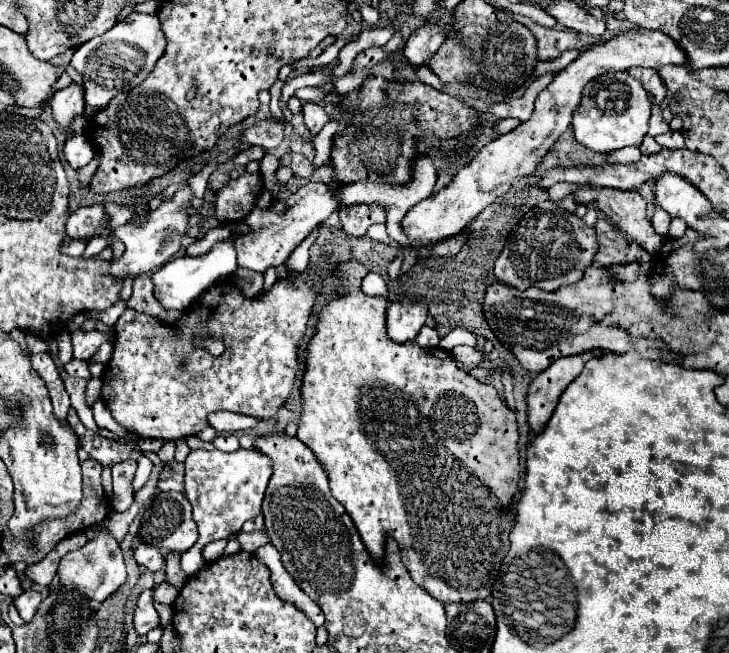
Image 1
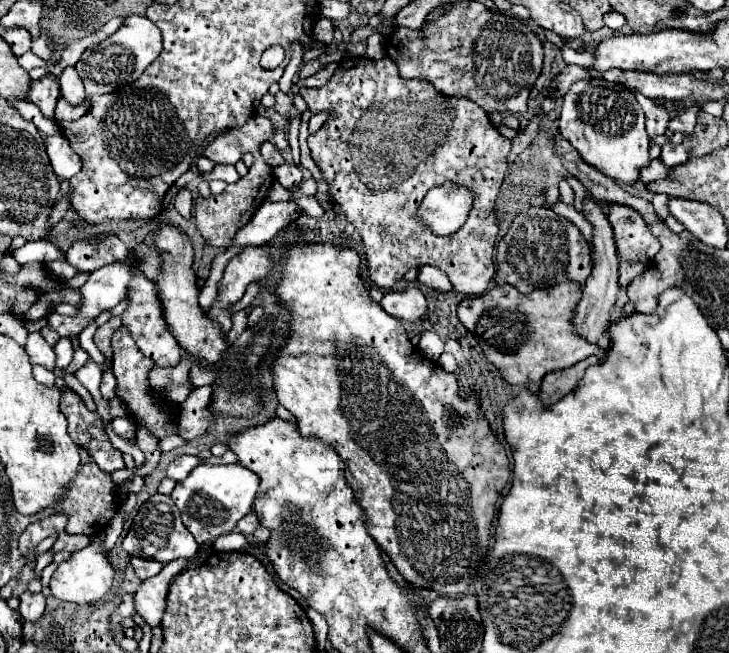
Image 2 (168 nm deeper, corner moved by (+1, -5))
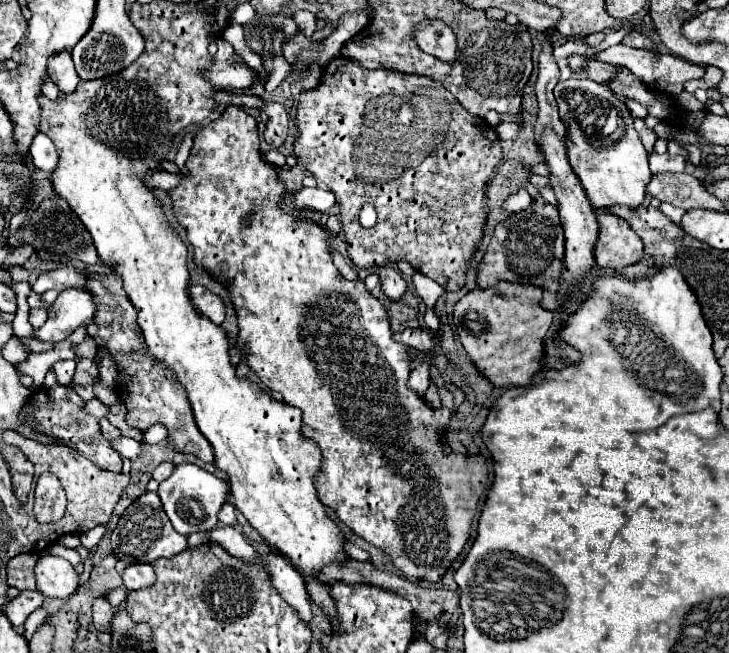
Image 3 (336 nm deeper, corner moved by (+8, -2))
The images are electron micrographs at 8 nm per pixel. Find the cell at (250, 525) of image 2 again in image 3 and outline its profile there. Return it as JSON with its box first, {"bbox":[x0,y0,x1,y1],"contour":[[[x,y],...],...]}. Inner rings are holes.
{"bbox":[219,502,237,526],"contour":[[[225,502],[223,510],[219,512],[219,522],[227,524],[227,526],[235,526],[237,524],[237,508],[231,504],[231,502]]]}

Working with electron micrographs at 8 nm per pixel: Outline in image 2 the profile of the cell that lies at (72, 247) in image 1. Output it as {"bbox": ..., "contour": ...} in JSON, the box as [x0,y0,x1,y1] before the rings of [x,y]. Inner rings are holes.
{"bbox":[6,241,66,265],"contour":[[[28,241],[20,249],[6,249],[6,253],[10,253],[20,265],[26,265],[26,263],[50,263],[50,261],[56,261],[56,259],[60,259],[60,261],[66,259],[62,255],[62,251],[50,241]]]}

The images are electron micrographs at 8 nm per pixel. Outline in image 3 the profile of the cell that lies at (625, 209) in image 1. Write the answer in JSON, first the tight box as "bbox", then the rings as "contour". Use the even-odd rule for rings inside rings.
{"bbox":[595,212,645,270],"contour":[[[599,212],[599,240],[595,246],[595,260],[601,268],[621,270],[637,264],[645,256],[645,246],[635,230],[609,212]]]}

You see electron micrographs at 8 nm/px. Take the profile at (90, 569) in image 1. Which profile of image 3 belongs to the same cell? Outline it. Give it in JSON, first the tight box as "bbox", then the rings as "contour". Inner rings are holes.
{"bbox":[35,556,79,598],"contour":[[[41,556],[35,564],[37,590],[47,598],[69,598],[79,588],[79,572],[59,556]]]}

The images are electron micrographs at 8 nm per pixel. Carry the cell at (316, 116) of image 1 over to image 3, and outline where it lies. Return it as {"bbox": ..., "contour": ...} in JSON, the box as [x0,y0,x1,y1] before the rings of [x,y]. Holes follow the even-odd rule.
{"bbox":[295,56,501,292],"contour":[[[337,56],[337,58],[333,58],[333,62],[329,62],[325,66],[319,86],[313,90],[301,92],[299,108],[297,108],[297,126],[301,130],[301,138],[295,142],[295,154],[297,154],[299,162],[305,164],[305,168],[317,180],[327,184],[327,188],[337,196],[339,214],[345,240],[347,240],[347,254],[349,254],[349,258],[357,270],[381,268],[385,264],[395,264],[399,260],[407,260],[413,268],[417,268],[417,272],[421,272],[421,274],[433,278],[435,282],[439,282],[441,286],[445,286],[447,292],[459,292],[465,286],[469,266],[475,260],[477,248],[483,240],[483,228],[485,228],[487,216],[489,216],[489,206],[487,206],[487,196],[485,196],[487,180],[493,174],[495,166],[501,162],[499,136],[489,124],[485,128],[483,118],[471,116],[449,90],[445,90],[439,82],[433,82],[427,76],[401,74],[401,72],[393,72],[393,70],[365,70],[361,64],[353,62],[351,58]],[[365,202],[371,202],[371,206],[375,206],[375,210],[377,210],[377,224],[373,228],[363,228],[357,222],[357,214]]]}

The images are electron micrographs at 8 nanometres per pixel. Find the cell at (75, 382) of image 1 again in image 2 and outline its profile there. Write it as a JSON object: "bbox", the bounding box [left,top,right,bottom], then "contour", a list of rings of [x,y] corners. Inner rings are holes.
{"bbox":[24,333,56,369],"contour":[[[30,333],[28,335],[28,341],[24,345],[24,351],[28,353],[30,357],[30,363],[32,365],[42,365],[46,369],[54,369],[54,361],[56,361],[56,355],[54,355],[54,349],[38,337],[38,333]]]}

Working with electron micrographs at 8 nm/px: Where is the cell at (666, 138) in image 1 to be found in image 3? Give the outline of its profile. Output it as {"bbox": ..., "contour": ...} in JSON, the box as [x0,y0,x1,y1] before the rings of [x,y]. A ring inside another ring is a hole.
{"bbox":[649,154,685,174],"contour":[[[651,154],[649,156],[649,168],[653,174],[659,172],[683,172],[685,170],[685,158],[683,156],[671,156],[671,154]]]}

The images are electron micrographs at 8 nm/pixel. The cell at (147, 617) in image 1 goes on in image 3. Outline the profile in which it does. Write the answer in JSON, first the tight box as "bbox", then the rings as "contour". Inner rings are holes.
{"bbox":[93,598,115,632],"contour":[[[97,598],[93,602],[93,624],[97,632],[109,632],[111,630],[111,618],[115,614],[115,608],[105,598]]]}

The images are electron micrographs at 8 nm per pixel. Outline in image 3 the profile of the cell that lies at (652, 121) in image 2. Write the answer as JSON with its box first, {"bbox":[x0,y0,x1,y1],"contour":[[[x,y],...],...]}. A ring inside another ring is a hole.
{"bbox":[635,118,657,154],"contour":[[[635,118],[635,130],[639,132],[639,136],[641,136],[641,140],[643,140],[643,146],[645,146],[647,152],[651,154],[651,152],[653,152],[653,144],[655,144],[655,140],[657,140],[655,130],[651,130],[651,128],[645,124],[643,118]]]}

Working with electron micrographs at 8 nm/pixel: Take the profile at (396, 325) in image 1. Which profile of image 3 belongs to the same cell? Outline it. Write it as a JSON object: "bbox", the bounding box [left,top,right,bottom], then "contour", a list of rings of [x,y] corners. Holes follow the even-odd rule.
{"bbox":[379,266,407,302],"contour":[[[385,266],[379,276],[381,276],[381,292],[383,292],[389,300],[393,300],[393,302],[401,300],[403,294],[405,294],[405,290],[407,290],[407,284],[405,284],[405,280],[401,278],[401,274],[399,274],[395,268]]]}

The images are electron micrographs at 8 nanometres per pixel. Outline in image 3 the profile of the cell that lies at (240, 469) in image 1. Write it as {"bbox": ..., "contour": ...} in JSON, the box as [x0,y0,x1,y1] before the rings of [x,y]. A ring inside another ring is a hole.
{"bbox":[157,464,229,536],"contour":[[[179,464],[175,466],[173,474],[159,484],[157,494],[173,528],[179,534],[189,536],[193,532],[211,532],[213,528],[217,528],[217,514],[229,498],[229,482],[195,464]]]}

